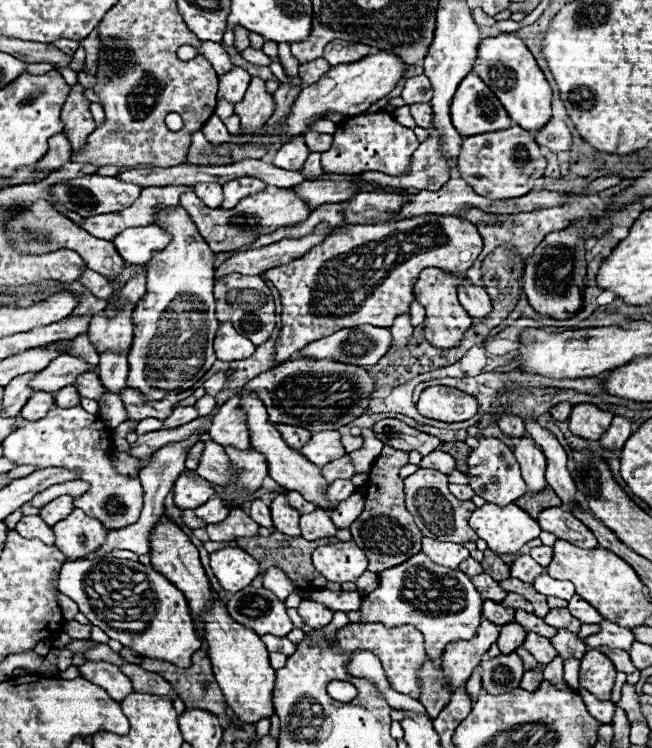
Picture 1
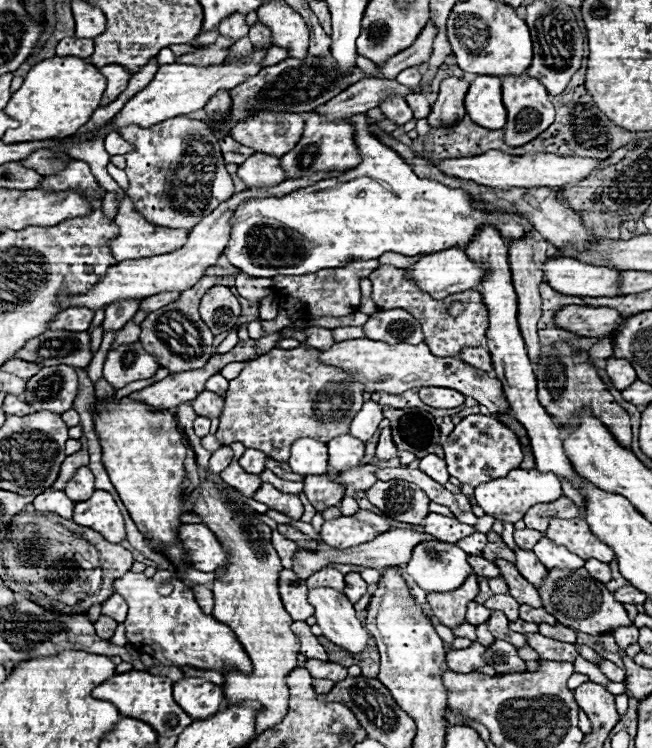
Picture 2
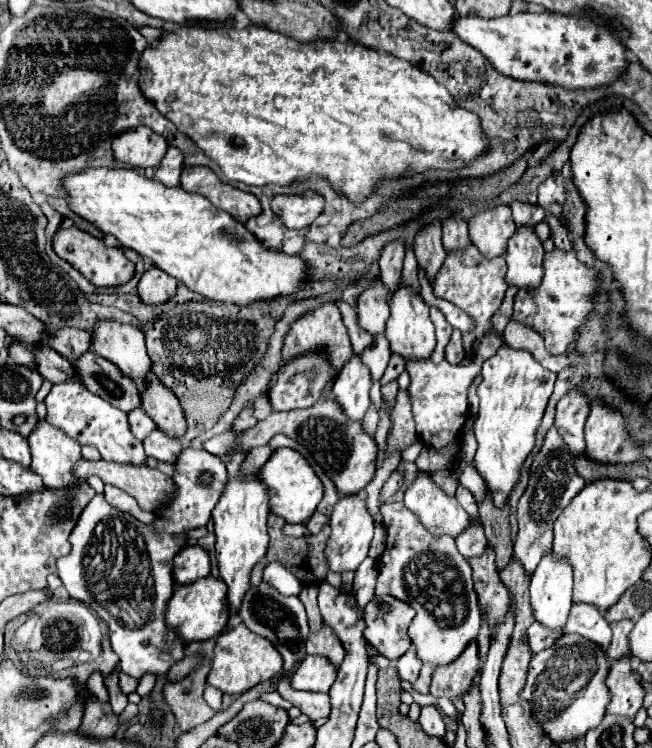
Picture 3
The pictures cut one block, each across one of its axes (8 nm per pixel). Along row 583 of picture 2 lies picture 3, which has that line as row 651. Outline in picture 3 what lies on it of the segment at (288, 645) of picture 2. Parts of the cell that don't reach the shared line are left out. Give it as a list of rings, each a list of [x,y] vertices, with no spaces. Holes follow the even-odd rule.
[[[240,624],[218,636],[212,656],[212,668],[206,684],[218,688],[222,694],[234,696],[250,690],[260,682],[274,678],[276,674],[280,674],[280,670],[282,670],[282,658],[278,650],[266,638],[260,638],[258,634],[250,632],[244,624]]]

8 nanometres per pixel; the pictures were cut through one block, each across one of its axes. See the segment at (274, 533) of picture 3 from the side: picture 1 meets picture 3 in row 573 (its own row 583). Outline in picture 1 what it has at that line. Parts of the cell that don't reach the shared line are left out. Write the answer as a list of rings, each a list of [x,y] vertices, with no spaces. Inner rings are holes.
[[[274,532],[270,534],[268,538],[262,538],[262,536],[256,536],[256,538],[238,538],[236,540],[236,546],[246,550],[248,554],[252,554],[258,564],[260,564],[260,572],[264,574],[268,568],[276,566],[276,568],[282,568],[290,582],[294,586],[298,586],[300,590],[318,590],[318,588],[324,588],[326,586],[326,578],[316,572],[316,568],[312,566],[312,560],[310,560],[310,554],[312,550],[316,550],[322,542],[320,540],[314,540],[314,542],[308,542],[304,538],[292,538],[292,536],[286,536],[286,534],[280,534],[280,532]]]

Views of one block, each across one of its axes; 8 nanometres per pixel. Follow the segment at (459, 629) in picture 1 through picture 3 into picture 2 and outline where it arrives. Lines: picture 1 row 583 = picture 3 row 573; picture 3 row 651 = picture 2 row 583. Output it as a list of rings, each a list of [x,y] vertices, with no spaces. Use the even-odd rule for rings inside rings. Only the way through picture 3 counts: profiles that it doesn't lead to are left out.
[[[420,542],[412,550],[406,572],[428,594],[456,590],[472,574],[466,556],[464,550],[450,542]]]

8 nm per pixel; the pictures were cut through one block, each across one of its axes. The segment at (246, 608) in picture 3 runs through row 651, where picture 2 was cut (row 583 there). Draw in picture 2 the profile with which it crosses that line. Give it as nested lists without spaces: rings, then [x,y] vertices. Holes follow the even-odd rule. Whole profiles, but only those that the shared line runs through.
[[[284,568],[278,576],[278,592],[284,602],[284,608],[294,620],[306,620],[312,616],[312,606],[308,604],[306,582],[296,576],[294,570]]]

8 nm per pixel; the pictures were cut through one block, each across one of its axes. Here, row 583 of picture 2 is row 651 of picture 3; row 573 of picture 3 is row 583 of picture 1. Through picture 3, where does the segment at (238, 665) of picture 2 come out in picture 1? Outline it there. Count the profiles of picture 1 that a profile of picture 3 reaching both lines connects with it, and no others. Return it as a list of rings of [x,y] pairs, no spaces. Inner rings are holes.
[[[110,554],[72,560],[60,570],[58,590],[78,604],[92,626],[102,628],[112,640],[122,642],[124,648],[130,648],[144,658],[188,668],[192,664],[192,654],[202,646],[190,616],[188,600],[152,566],[114,558]],[[124,632],[130,632],[130,636],[124,636]]]

